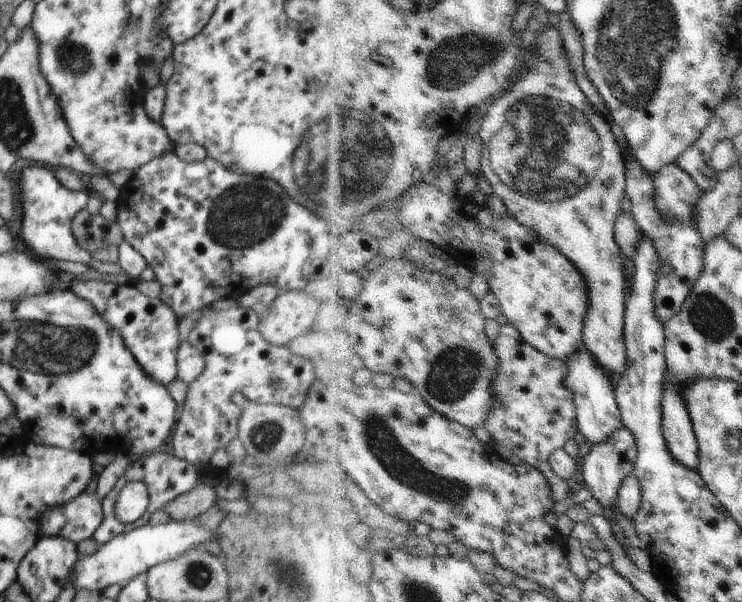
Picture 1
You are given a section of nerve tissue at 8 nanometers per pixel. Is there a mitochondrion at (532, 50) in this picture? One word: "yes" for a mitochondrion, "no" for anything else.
no

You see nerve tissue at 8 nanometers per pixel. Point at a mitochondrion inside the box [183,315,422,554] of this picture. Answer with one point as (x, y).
(265, 435)

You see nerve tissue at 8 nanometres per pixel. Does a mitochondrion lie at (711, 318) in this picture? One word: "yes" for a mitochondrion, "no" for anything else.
yes

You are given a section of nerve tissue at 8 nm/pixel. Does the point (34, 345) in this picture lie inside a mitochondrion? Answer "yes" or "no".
yes

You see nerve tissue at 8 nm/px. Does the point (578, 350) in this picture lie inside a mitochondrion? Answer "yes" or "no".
no

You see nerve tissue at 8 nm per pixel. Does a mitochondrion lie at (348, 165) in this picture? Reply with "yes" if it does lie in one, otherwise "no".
yes

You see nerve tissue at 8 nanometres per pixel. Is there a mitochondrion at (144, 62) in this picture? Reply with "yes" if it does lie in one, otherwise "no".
no

